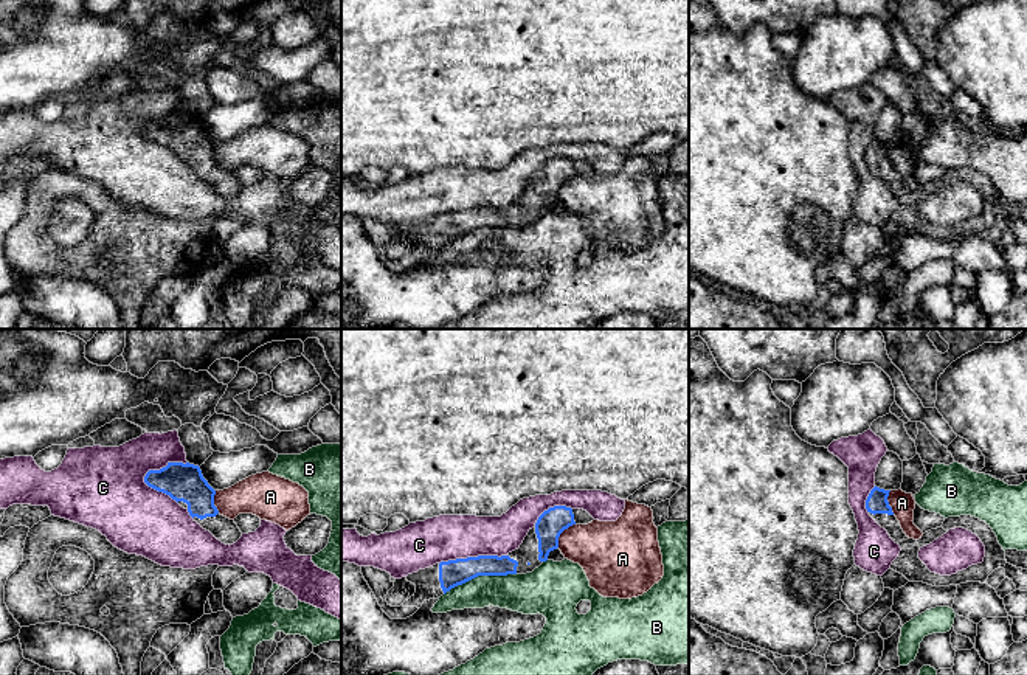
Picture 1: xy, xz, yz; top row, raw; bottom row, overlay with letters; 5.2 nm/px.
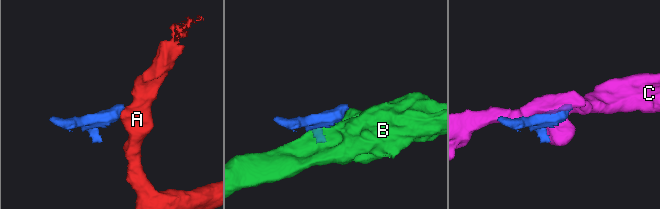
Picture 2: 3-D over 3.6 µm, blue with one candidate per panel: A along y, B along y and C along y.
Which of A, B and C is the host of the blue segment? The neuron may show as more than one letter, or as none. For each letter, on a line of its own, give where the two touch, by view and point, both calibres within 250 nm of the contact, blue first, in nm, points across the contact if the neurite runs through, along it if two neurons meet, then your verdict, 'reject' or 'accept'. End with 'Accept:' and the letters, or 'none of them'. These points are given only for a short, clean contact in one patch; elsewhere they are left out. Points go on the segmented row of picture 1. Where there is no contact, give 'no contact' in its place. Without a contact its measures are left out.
A: meets blue in xz at (560, 533); 150 nm thick on the blue side, 300 nm on the other; border along xz (574, 523), (560, 534), (557, 546); reject
B: meets blue in xz at (480, 574); 140 nm thick on the blue side, 200 nm on the other; reject
C: meets blue in xy at (155, 489); 190 nm thick on the blue side, 400 nm on the other; reject
Accept: none of them

